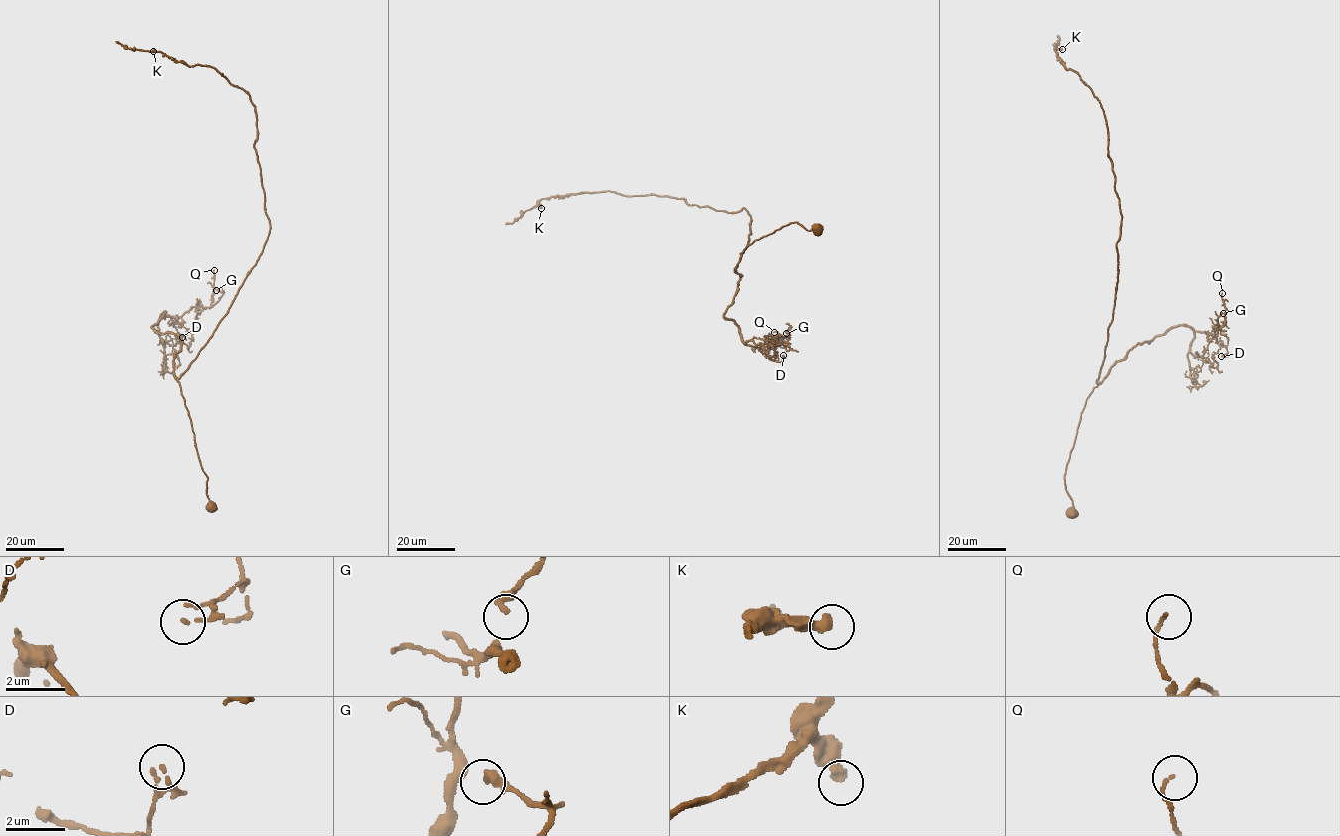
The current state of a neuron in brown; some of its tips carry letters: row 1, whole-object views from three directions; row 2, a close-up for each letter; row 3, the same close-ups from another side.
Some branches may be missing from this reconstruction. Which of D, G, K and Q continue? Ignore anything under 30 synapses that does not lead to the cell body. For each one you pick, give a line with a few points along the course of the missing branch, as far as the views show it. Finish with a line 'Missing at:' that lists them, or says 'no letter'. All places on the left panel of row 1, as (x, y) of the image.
Missing at: no letter

